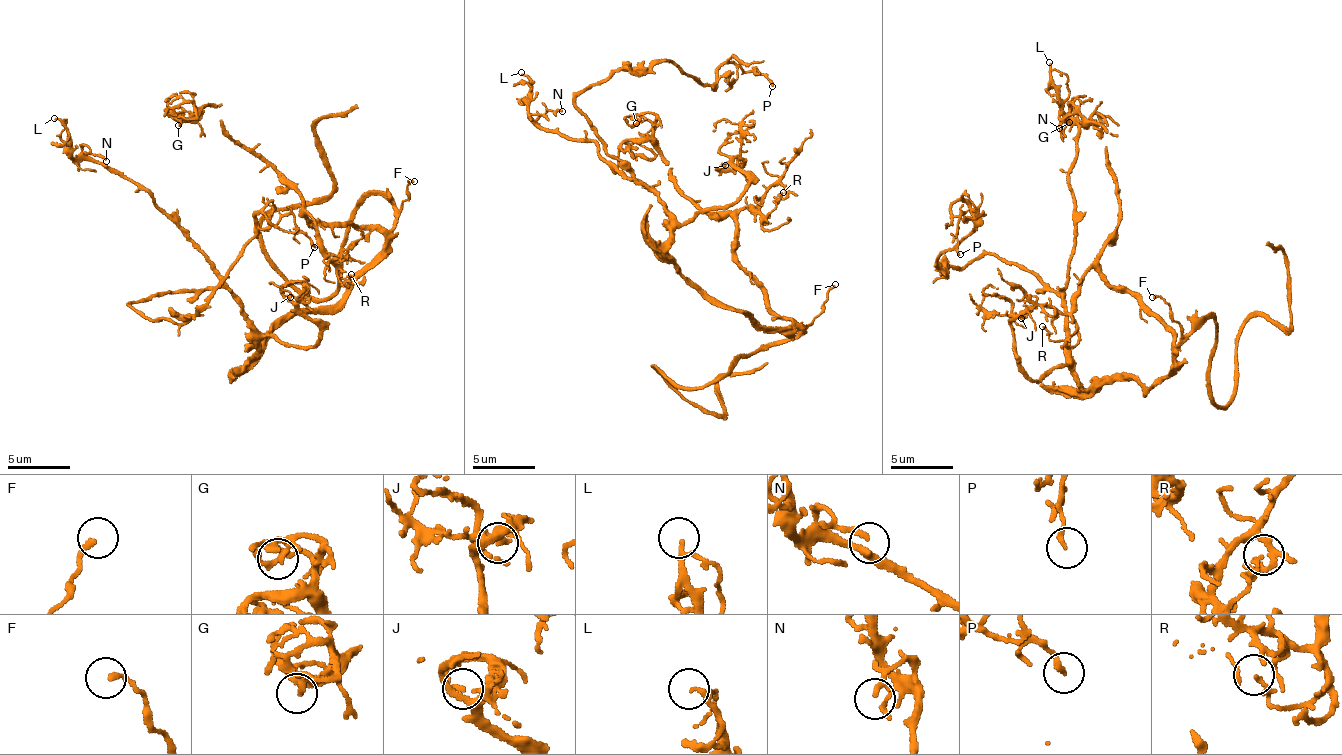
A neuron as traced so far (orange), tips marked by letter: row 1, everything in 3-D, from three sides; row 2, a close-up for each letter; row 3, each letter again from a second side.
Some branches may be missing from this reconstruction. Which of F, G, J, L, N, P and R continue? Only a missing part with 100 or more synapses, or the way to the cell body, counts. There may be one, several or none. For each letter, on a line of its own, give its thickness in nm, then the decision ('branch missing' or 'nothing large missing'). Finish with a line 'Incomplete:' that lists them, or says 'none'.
F: 160 nm | nothing large missing
G: 190 nm | nothing large missing
J: 180 nm | nothing large missing
L: 130 nm | nothing large missing
N: 200 nm | nothing large missing
P: 170 nm | nothing large missing
R: 160 nm | nothing large missing
Incomplete: none

